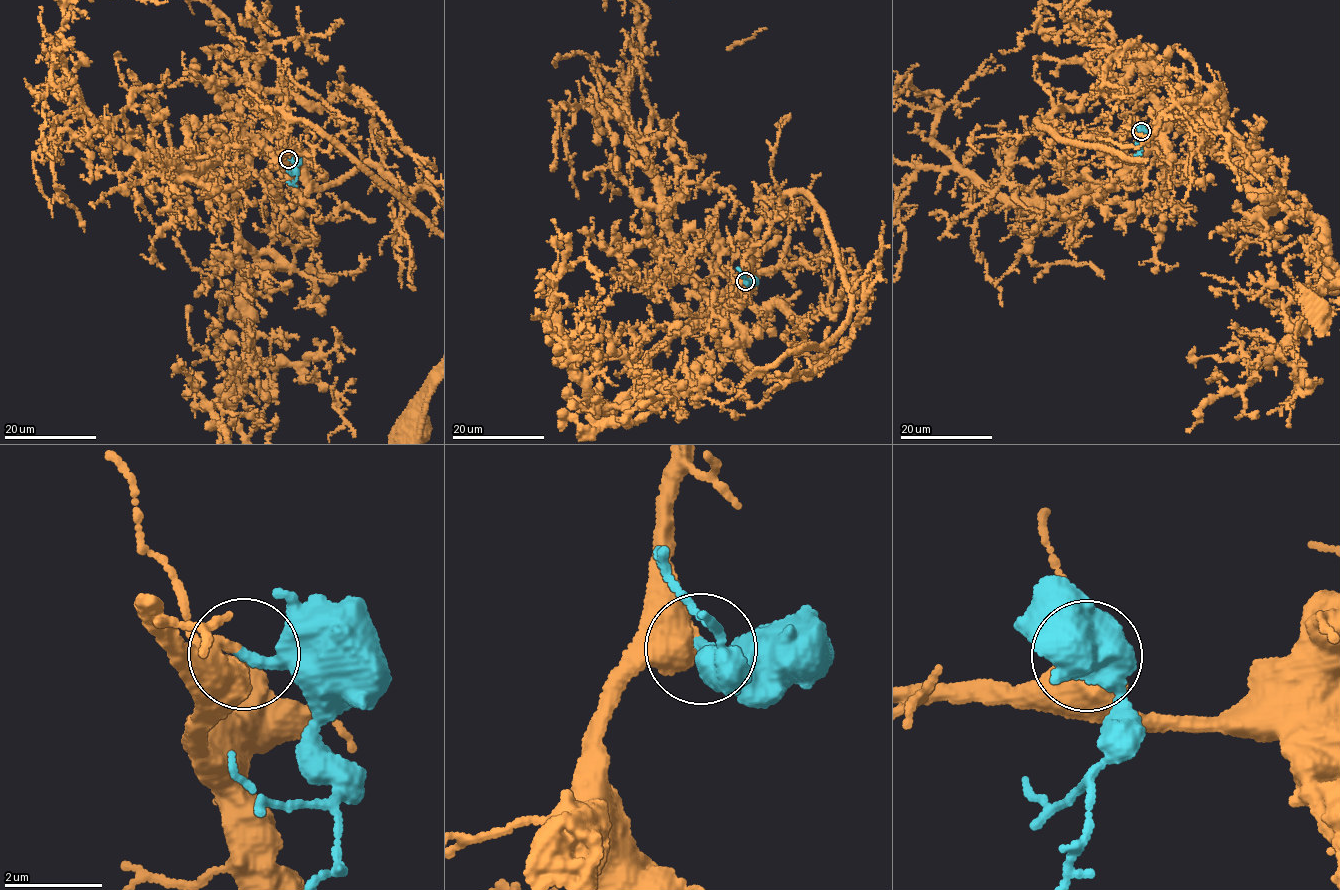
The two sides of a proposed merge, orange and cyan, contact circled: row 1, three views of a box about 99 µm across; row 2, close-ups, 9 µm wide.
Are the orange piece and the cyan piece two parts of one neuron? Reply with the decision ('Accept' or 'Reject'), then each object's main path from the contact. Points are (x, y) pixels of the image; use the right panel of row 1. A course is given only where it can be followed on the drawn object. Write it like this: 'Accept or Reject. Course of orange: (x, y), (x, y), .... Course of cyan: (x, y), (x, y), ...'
Accept. Course of orange: (1141, 130), (1157, 136), (1175, 114), (1136, 67), (1036, 119), (1058, 138), (1168, 166), (1211, 223), (1313, 309). Course of cyan: (1141, 130), (1144, 135), (1136, 156)

